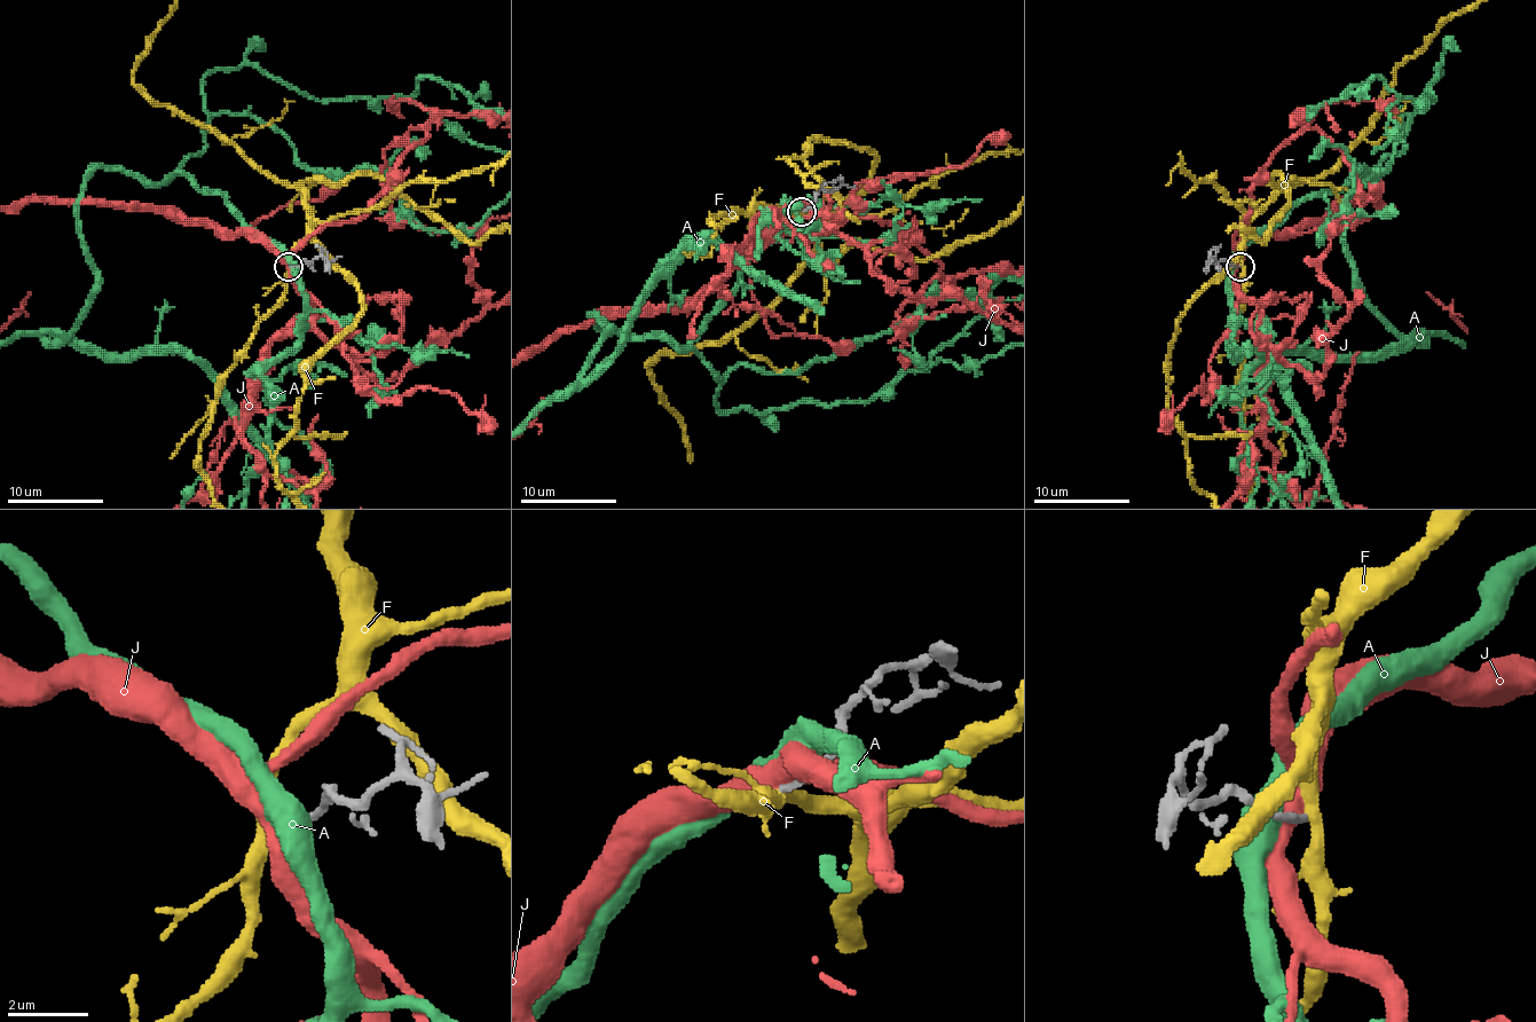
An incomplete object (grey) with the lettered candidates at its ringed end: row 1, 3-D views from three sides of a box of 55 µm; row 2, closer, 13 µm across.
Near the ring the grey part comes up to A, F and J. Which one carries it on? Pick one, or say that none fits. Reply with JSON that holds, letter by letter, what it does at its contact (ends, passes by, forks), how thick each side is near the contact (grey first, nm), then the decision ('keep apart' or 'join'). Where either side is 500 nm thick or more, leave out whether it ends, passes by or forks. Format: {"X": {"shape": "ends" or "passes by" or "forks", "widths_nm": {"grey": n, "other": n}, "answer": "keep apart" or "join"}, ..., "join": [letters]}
{"A": {"shape": "passes by", "widths_nm": {"grey": 280, "other": 480}, "answer": "keep apart"}, "F": {"shape": "passes by", "widths_nm": {"grey": 240, "other": 340}, "answer": "keep apart"}, "J": {"widths_nm": {"grey": 260, "other": 500}, "answer": "keep apart"}, "join": []}

